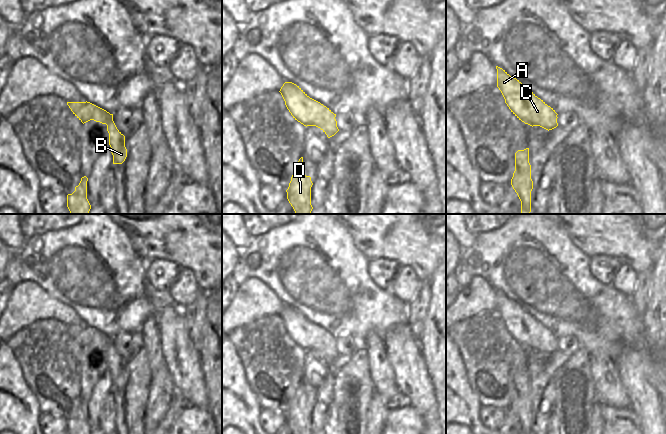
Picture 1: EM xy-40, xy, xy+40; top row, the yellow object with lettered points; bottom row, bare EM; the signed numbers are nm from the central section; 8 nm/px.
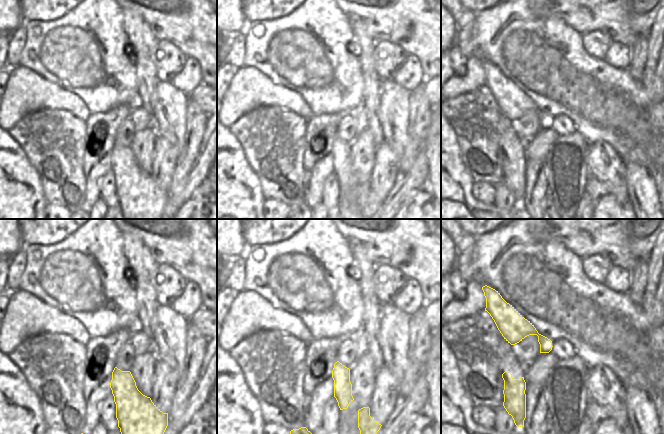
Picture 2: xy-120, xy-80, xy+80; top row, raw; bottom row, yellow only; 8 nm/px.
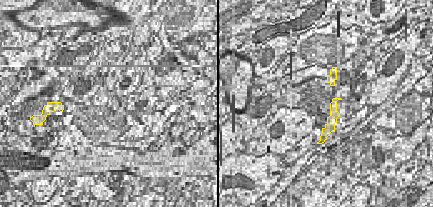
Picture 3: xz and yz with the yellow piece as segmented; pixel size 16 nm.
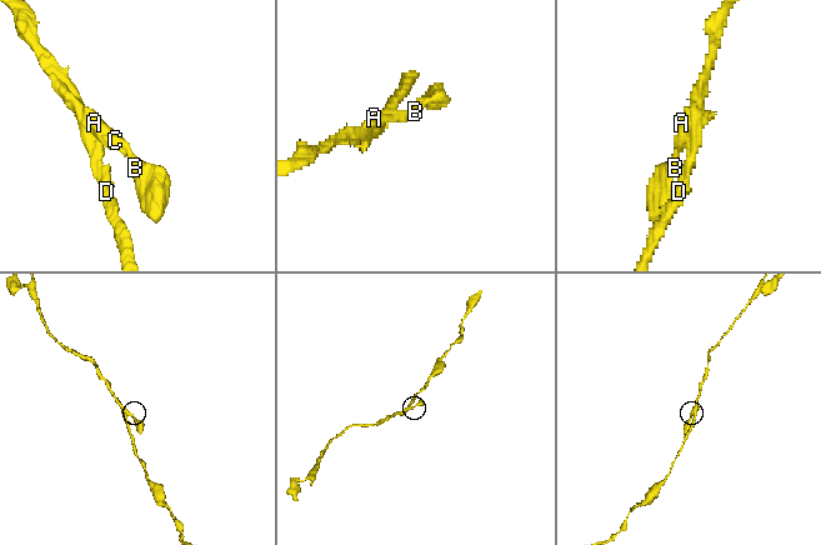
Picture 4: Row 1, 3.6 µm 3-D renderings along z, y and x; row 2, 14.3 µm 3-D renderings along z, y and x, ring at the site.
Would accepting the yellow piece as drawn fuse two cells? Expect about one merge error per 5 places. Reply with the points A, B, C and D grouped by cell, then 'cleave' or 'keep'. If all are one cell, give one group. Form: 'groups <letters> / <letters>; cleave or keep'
groups A B C D; keep

